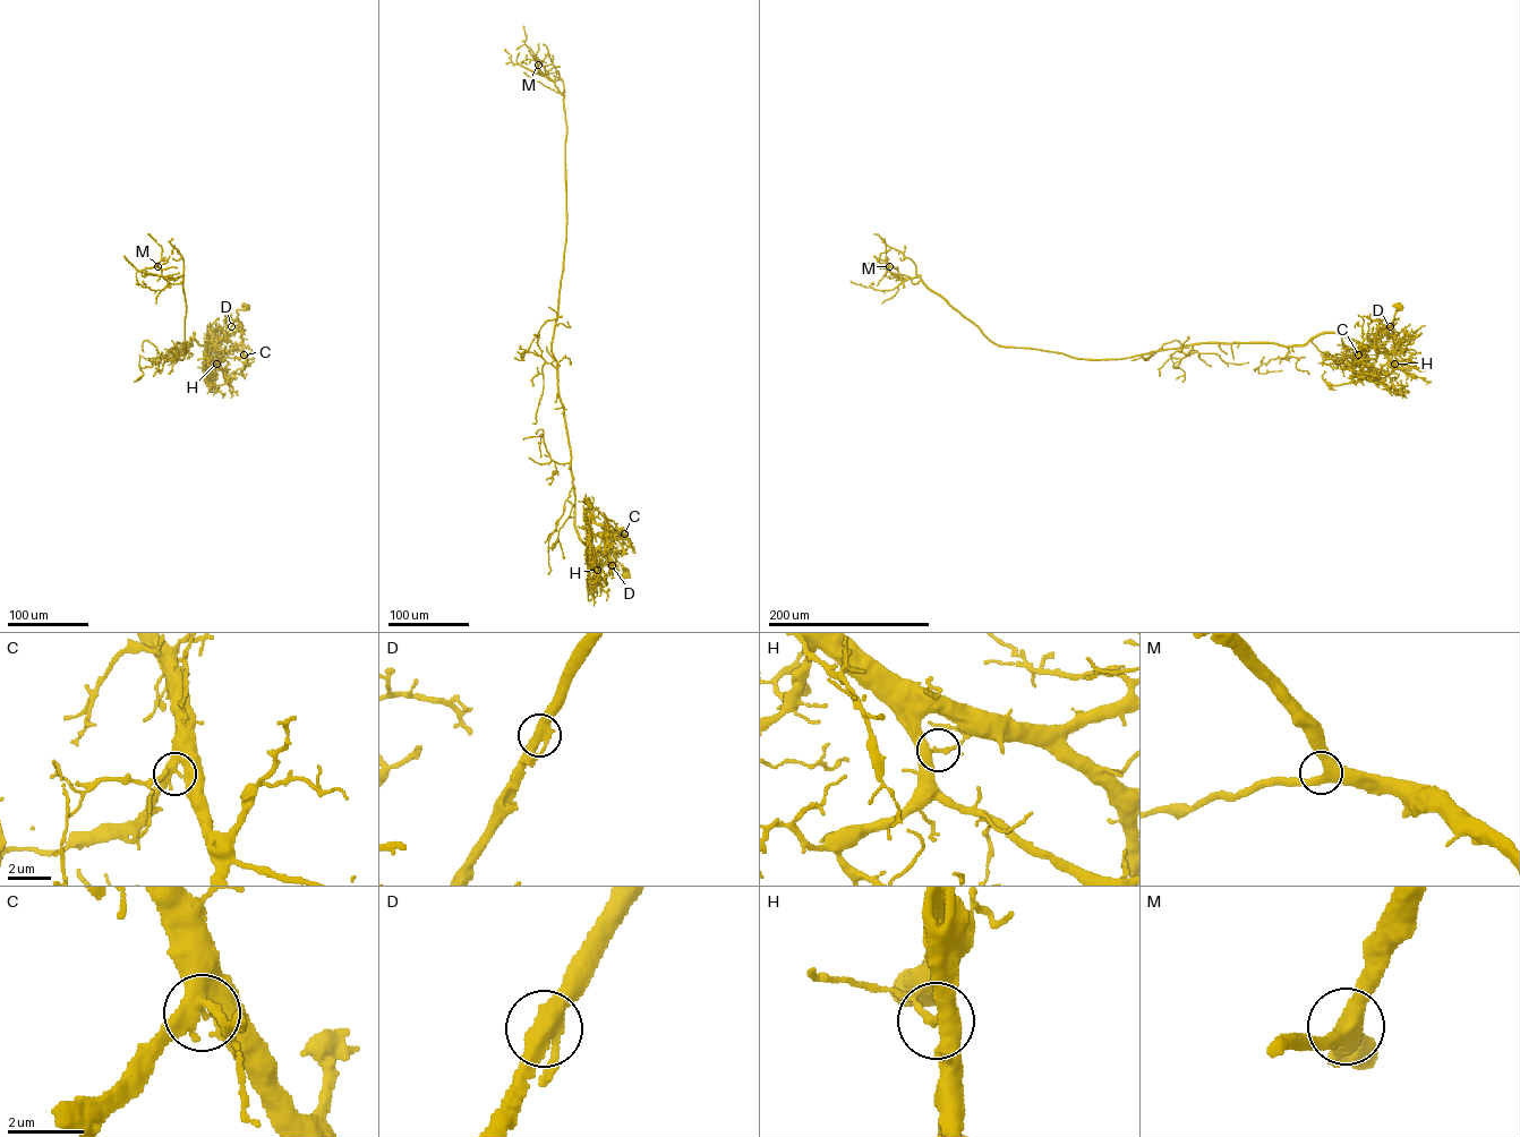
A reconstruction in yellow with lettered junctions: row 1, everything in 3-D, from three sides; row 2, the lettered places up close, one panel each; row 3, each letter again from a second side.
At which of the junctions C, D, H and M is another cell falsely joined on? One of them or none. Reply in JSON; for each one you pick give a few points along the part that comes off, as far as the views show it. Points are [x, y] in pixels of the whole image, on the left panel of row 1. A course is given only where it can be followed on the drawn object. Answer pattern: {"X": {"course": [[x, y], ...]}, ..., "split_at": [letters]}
{"split_at": []}

